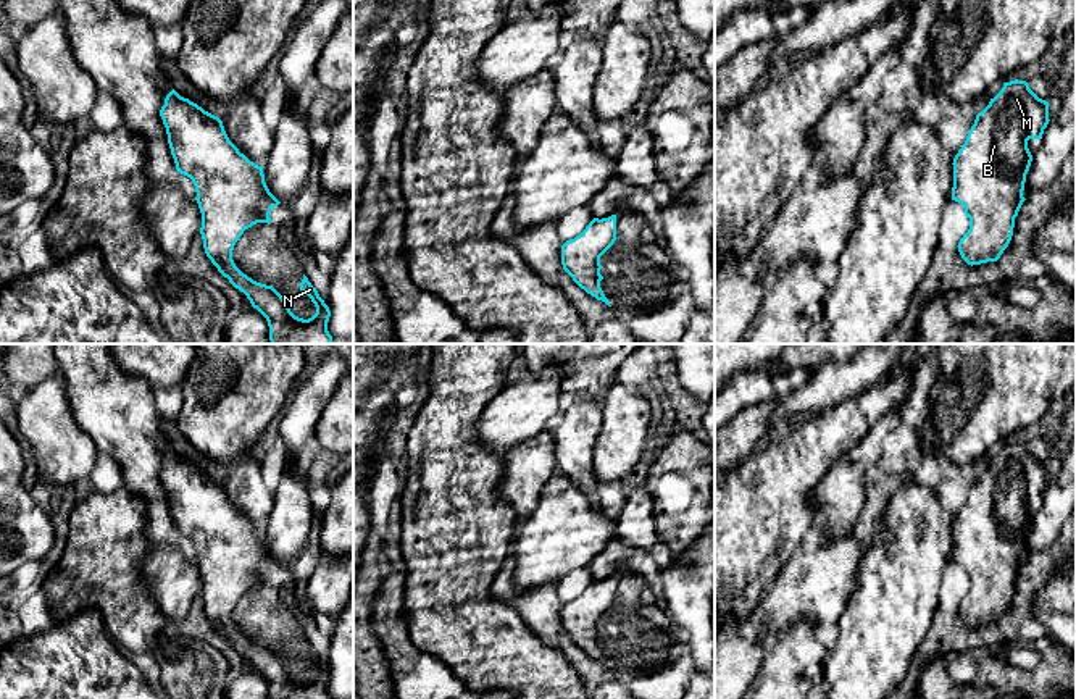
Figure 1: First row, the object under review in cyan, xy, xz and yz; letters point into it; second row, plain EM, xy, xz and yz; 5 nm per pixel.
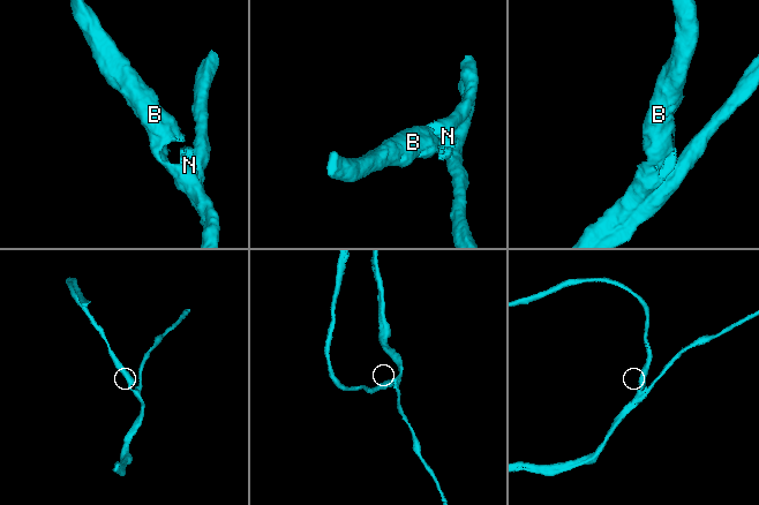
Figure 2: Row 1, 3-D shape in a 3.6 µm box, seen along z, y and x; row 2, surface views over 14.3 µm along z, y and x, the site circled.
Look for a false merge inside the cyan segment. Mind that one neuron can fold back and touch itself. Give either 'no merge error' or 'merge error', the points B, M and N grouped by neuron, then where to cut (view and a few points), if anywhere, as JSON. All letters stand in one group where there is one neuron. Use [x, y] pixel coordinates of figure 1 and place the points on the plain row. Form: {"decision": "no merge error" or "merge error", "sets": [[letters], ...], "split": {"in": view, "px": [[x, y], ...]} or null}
{"decision": "no merge error", "sets": [["B", "M", "N"]], "split": null}

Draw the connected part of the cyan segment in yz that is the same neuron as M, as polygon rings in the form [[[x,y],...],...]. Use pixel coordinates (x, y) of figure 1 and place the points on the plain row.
[[[1018,441],[1003,444],[1002,452],[976,476],[952,525],[952,562],[961,565],[970,580],[970,591],[957,607],[968,626],[997,623],[1008,609],[1015,580],[1026,562],[1023,552],[1032,523],[1028,502],[1042,500],[1049,483],[1049,463],[1039,460],[1026,442]]]

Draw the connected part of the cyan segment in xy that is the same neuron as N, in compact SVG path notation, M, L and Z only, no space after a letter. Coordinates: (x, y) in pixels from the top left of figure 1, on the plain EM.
M174 450L166 457L160 478L177 534L195 547L200 596L211 625L266 680L269 699L332 699L327 693L331 672L305 636L300 652L316 668L308 681L295 678L273 647L253 642L232 622L244 592L256 584L271 584L271 570L281 565L265 544L263 528L239 513L218 478Z

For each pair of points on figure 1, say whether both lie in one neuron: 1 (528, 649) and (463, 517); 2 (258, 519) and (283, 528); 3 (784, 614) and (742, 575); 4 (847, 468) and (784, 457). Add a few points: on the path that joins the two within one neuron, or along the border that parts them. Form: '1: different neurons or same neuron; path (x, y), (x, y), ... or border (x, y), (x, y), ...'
1: same neuron; path (494, 620), (475, 601), (478, 598), (478, 551)
2: different neurons; border (275, 493), (271, 512), (262, 527)
3: different neurons; border (794, 551), (773, 583)
4: different neurons; border (860, 441), (828, 468), (826, 477), (810, 498)

